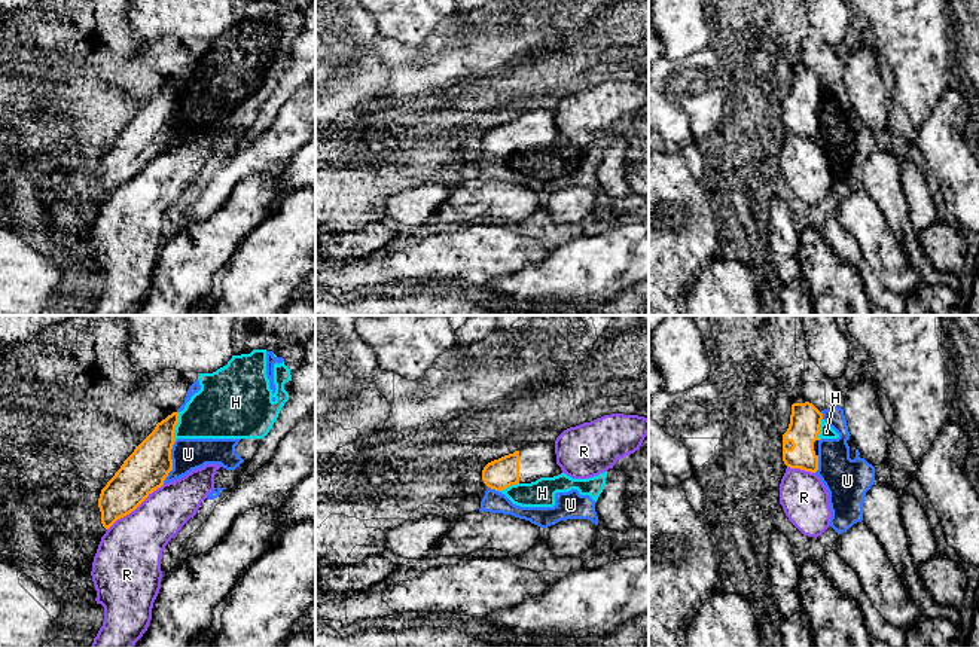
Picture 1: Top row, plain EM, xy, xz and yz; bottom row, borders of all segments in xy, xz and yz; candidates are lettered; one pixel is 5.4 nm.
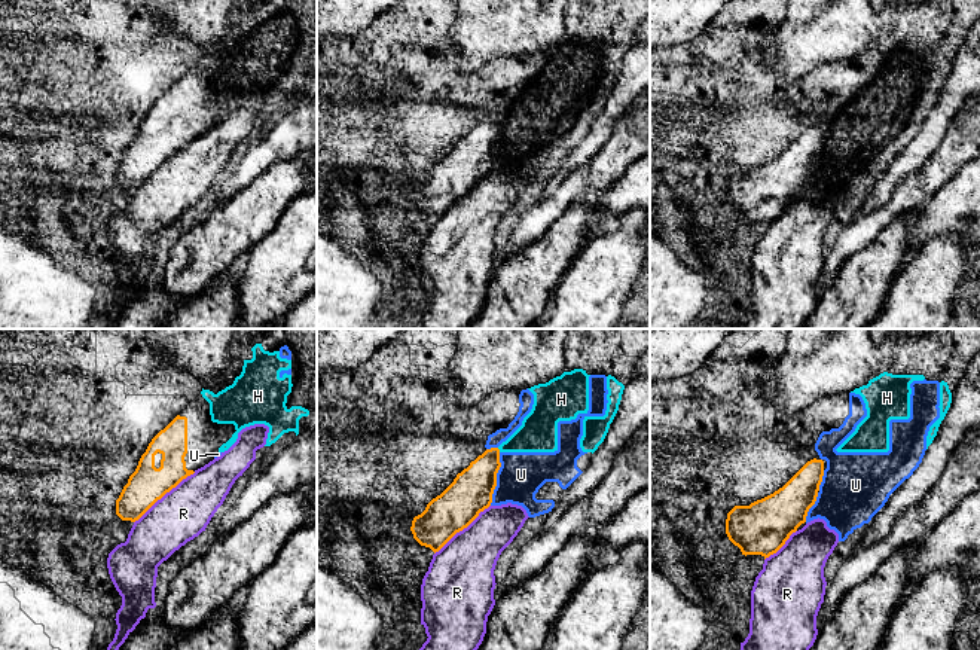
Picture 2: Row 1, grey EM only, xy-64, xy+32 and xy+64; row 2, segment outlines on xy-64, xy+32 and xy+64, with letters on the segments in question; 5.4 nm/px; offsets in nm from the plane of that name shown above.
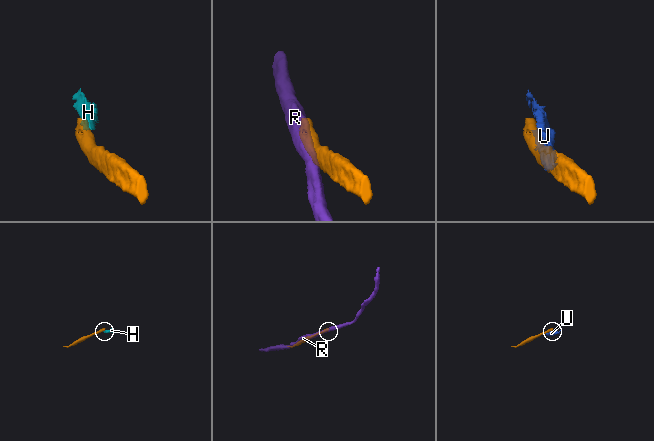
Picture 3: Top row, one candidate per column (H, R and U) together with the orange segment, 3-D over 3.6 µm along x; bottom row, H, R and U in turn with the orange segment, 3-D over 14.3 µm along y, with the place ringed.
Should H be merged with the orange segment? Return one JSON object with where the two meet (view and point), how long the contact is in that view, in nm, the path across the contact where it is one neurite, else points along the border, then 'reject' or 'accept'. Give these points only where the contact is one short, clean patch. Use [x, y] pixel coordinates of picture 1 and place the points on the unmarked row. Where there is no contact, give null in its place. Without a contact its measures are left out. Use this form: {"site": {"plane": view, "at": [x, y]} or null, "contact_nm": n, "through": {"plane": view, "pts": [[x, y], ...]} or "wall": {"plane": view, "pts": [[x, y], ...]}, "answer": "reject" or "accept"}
{"site": {"plane": "xy", "at": [176, 91]}, "contact_nm": 150, "wall": {"plane": "xy", "pts": [[177, 79], [174, 106]]}, "answer": "reject"}

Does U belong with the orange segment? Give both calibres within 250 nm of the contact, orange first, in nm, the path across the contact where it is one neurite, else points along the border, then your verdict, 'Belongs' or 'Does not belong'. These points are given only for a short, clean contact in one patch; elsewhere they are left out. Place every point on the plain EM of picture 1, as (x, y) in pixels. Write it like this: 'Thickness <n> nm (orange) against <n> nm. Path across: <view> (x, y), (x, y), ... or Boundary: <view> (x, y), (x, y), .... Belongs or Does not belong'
Thickness 240 nm (orange) against 180 nm. Does not belong

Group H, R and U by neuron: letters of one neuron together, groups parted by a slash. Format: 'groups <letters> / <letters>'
groups H U / R

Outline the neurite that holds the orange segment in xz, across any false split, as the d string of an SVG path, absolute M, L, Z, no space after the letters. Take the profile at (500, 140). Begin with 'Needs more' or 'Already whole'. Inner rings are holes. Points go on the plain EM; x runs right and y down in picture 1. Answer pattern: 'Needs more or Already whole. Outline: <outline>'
Needs more. Outline: M539 109L488 129L482 137L482 147L488 155L501 158L510 152L531 150L561 140L555 109Z

